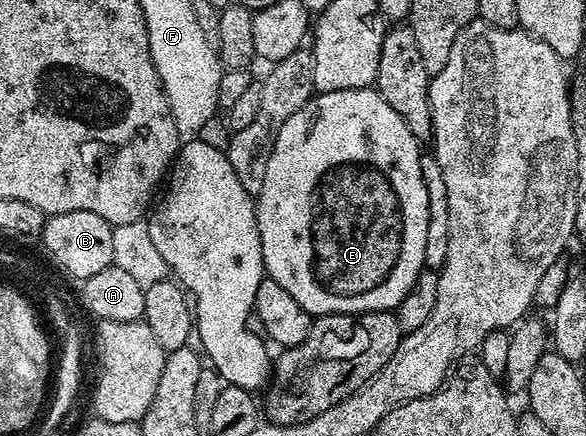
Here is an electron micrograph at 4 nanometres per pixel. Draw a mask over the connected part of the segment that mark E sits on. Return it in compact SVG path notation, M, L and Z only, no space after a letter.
M375 87L313 95L297 112L290 114L282 130L278 130L270 153L270 162L266 162L266 182L262 182L260 195L255 197L258 234L262 238L262 258L267 279L278 282L278 286L287 290L293 296L294 302L298 302L298 306L302 306L302 310L306 310L309 316L315 318L339 312L395 310L414 286L418 274L425 271L426 222L430 218L430 210L426 202L426 182L422 182L422 149L419 147L421 145L406 126L406 122L402 122L402 118L398 118L398 114L394 114L394 110L386 106Z

